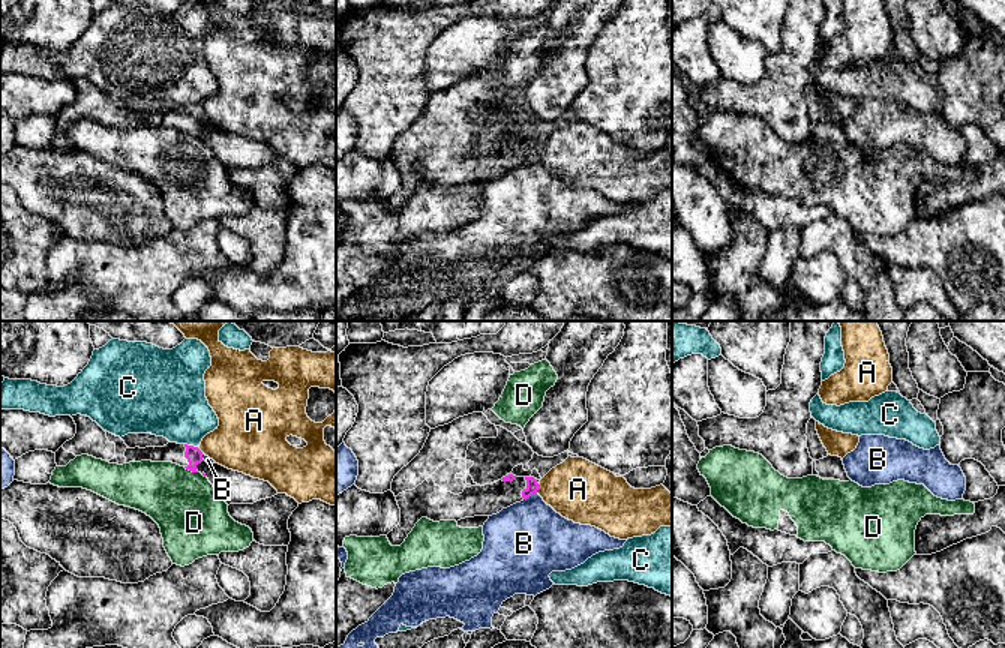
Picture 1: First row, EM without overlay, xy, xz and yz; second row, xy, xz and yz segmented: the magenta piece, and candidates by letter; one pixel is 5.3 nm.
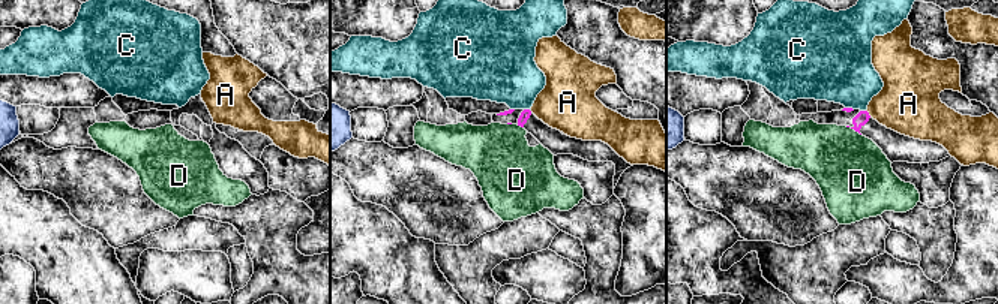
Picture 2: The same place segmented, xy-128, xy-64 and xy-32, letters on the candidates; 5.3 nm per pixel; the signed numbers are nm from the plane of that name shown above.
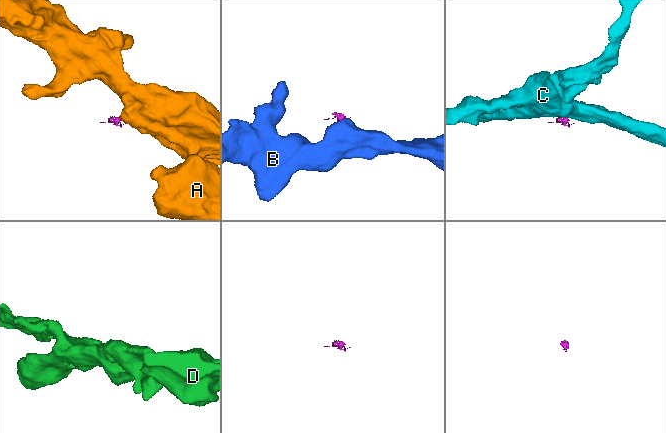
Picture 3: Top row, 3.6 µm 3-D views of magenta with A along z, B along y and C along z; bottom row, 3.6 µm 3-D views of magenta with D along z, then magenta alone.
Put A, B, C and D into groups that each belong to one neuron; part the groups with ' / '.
A / B / C / D

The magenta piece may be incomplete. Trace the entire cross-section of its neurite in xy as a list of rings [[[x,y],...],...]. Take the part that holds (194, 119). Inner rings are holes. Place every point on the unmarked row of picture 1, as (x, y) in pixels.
[[[76,78],[72,82],[76,88],[76,98],[62,111],[75,120],[88,118],[118,129],[141,124],[172,126],[207,141],[228,170],[254,168],[278,159],[268,146],[228,134],[219,128],[208,129],[198,111],[168,106],[164,111],[129,112],[120,100],[105,96],[90,81]]]

